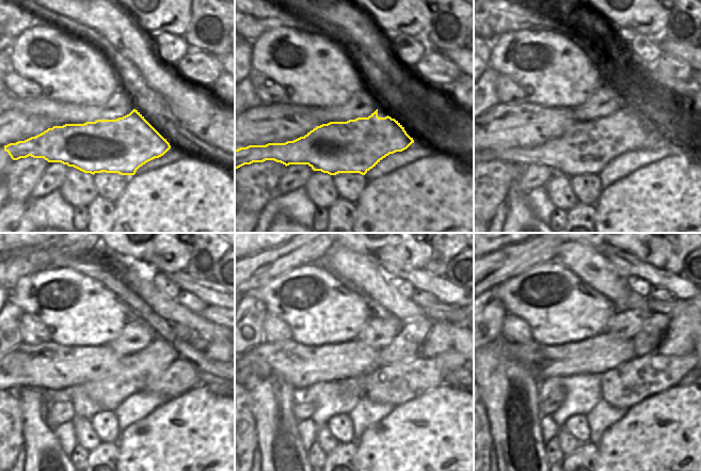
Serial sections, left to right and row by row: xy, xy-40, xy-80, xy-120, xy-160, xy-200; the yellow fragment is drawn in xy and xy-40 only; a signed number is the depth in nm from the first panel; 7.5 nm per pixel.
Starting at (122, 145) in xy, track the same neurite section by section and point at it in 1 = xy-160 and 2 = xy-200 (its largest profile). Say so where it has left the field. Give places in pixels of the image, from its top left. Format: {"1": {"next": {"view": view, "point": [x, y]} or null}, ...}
{"1": {"next": {"view": "xy-160", "point": [355, 387]}}, "2": {"next": {"view": "xy-200", "point": [639, 352]}}}

